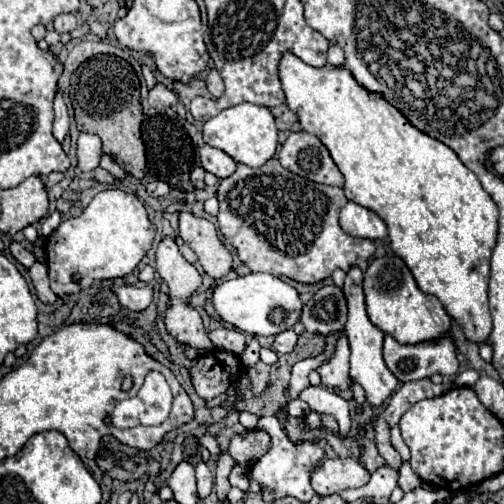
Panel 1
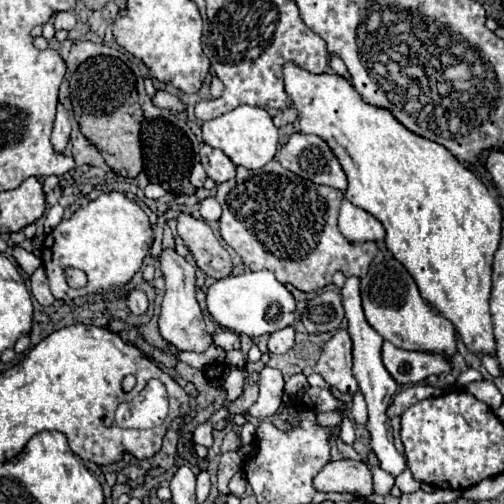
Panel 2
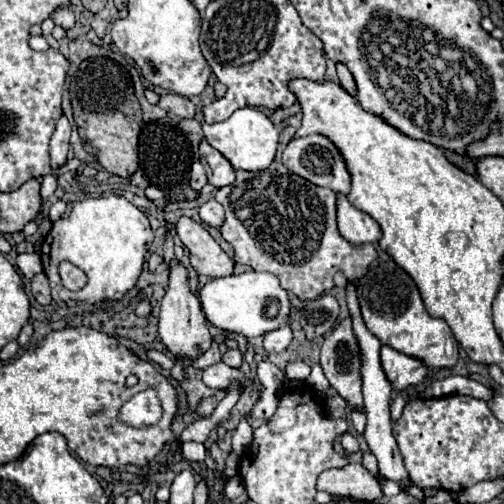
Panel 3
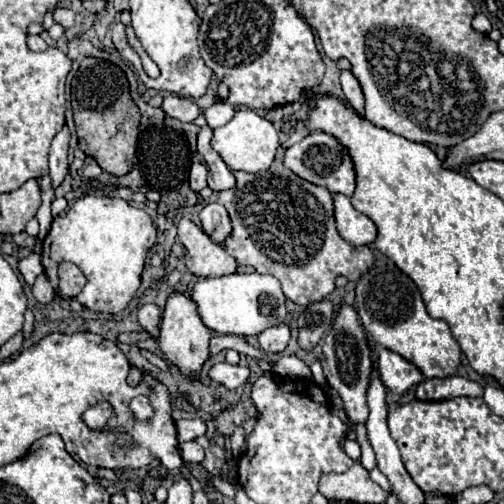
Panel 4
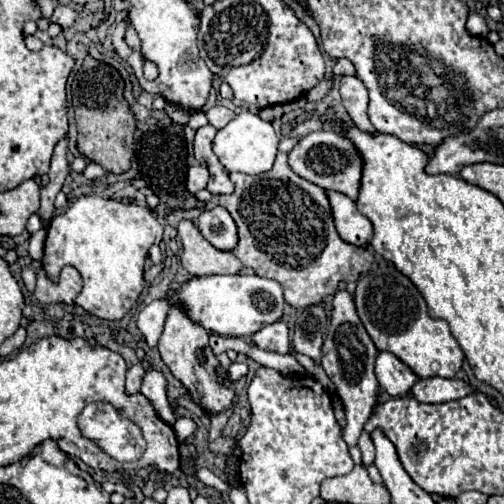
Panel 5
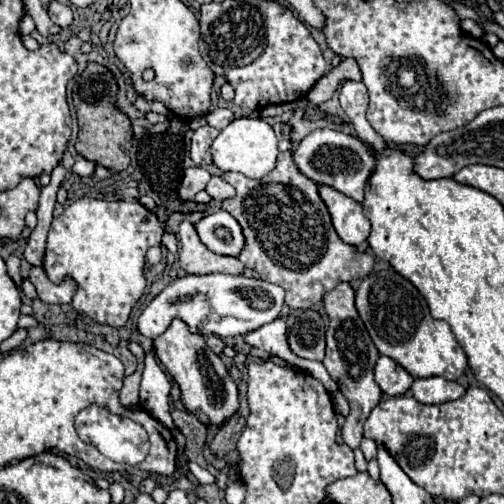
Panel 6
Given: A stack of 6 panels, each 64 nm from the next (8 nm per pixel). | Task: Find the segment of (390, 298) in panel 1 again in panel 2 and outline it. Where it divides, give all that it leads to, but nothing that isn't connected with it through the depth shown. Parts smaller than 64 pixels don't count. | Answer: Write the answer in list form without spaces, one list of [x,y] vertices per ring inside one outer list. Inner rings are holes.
[[[394,258],[372,262],[368,274],[360,282],[362,306],[370,326],[390,340],[394,346],[404,350],[424,350],[424,352],[444,352],[446,356],[456,354],[454,326],[448,318],[436,312],[418,292],[410,272]]]

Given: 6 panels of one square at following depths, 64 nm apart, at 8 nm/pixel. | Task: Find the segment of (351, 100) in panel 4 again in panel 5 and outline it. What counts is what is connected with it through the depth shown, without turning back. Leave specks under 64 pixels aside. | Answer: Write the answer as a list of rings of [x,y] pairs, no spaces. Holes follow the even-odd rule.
[[[342,76],[340,94],[342,94],[346,112],[350,114],[352,122],[364,132],[374,132],[374,128],[372,128],[372,124],[366,116],[366,108],[368,108],[368,90],[366,90],[366,86],[356,76]]]

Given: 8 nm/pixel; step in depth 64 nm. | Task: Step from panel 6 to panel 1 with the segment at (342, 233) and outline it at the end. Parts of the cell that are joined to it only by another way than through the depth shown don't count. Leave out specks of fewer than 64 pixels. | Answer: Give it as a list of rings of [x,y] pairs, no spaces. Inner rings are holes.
[[[348,202],[340,210],[340,226],[350,236],[358,236],[358,238],[380,240],[380,238],[388,236],[386,222],[376,212],[364,208],[356,202]]]

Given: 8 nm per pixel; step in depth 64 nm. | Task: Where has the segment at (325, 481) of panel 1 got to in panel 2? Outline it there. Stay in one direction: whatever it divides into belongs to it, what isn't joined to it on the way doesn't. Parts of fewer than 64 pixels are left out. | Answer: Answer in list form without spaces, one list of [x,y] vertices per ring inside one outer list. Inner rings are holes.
[[[332,460],[314,478],[318,492],[358,492],[360,496],[372,494],[372,474],[364,462]]]

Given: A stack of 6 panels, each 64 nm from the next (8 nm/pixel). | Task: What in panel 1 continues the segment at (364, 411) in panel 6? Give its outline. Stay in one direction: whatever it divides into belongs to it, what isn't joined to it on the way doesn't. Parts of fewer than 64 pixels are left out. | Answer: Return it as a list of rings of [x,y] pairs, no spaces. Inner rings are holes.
[[[340,336],[336,344],[334,356],[318,368],[322,384],[328,388],[340,388],[346,390],[350,386],[350,374],[348,374],[348,358],[350,358],[350,348],[346,336]]]

